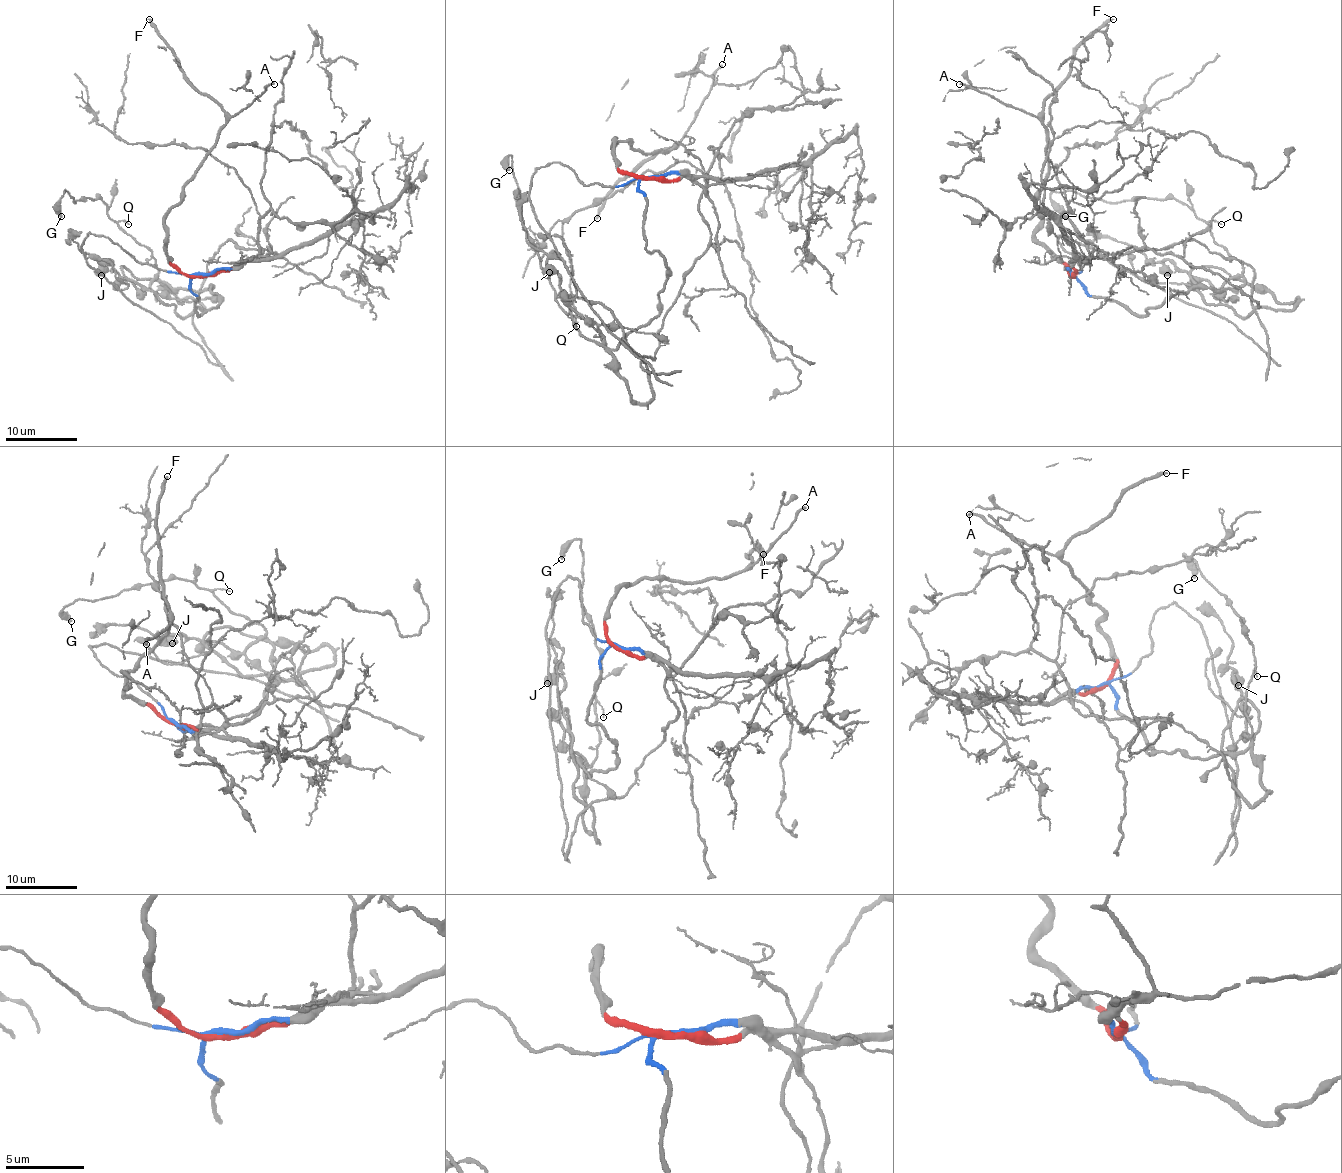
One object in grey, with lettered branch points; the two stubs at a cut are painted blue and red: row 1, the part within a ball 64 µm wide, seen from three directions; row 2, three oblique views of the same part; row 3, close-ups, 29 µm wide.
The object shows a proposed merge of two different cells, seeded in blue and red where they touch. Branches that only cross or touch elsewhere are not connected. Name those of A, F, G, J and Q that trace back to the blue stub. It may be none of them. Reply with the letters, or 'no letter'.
G, J, Q

